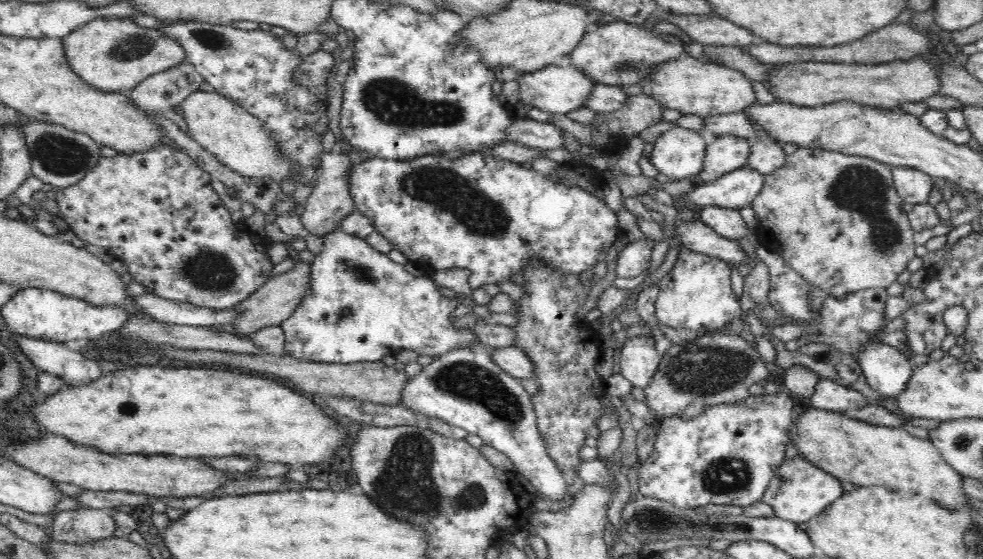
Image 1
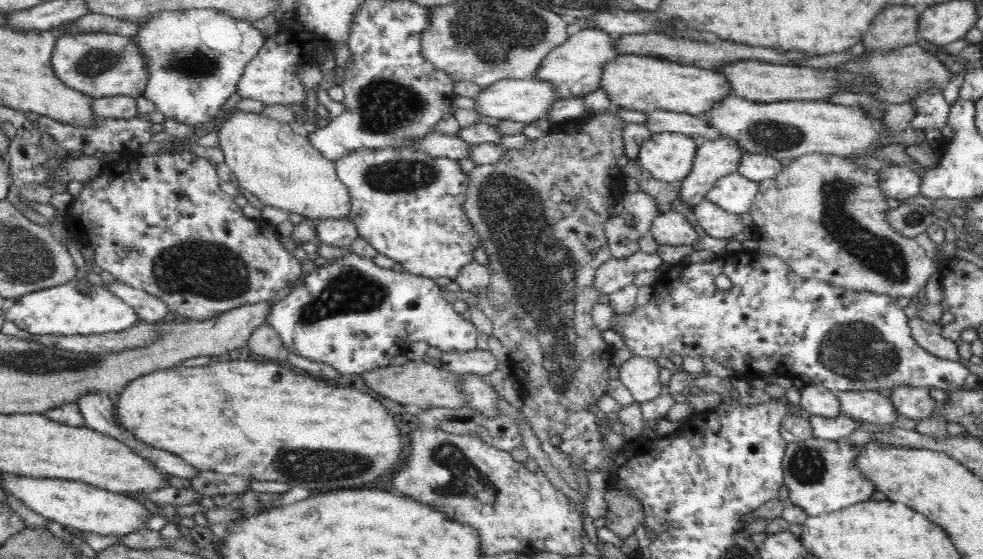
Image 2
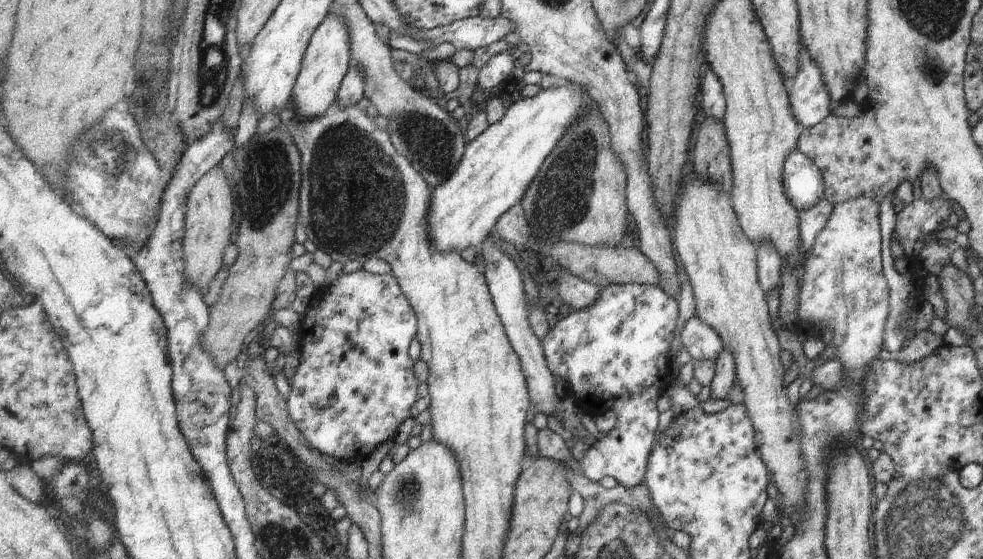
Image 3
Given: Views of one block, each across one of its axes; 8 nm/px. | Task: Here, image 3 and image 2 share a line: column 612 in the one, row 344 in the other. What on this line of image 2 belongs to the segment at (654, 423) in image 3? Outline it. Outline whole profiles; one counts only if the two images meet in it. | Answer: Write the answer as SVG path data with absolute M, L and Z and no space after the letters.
M352 253L308 273L285 299L277 299L268 308L264 322L292 352L327 362L342 374L363 375L390 367L390 360L407 353L413 342L426 341L441 351L476 349L478 330L471 321L466 321L452 309L452 305L440 295L442 291L434 279L379 268L373 260L365 260Z

